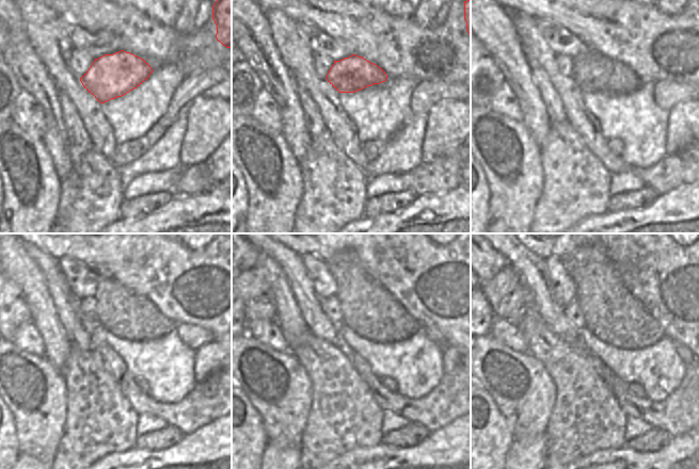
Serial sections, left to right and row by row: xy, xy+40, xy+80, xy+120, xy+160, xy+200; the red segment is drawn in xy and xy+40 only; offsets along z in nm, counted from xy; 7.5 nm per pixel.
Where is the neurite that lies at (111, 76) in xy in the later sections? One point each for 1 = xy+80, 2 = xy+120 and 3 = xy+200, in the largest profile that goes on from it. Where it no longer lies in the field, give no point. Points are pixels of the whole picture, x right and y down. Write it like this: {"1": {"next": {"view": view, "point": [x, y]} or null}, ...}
{"1": {"next": {"view": "xy+80", "point": [587, 74]}}, "2": {"next": {"view": "xy+120", "point": [106, 316]}}, "3": {"next": {"view": "xy+200", "point": [585, 305]}}}

